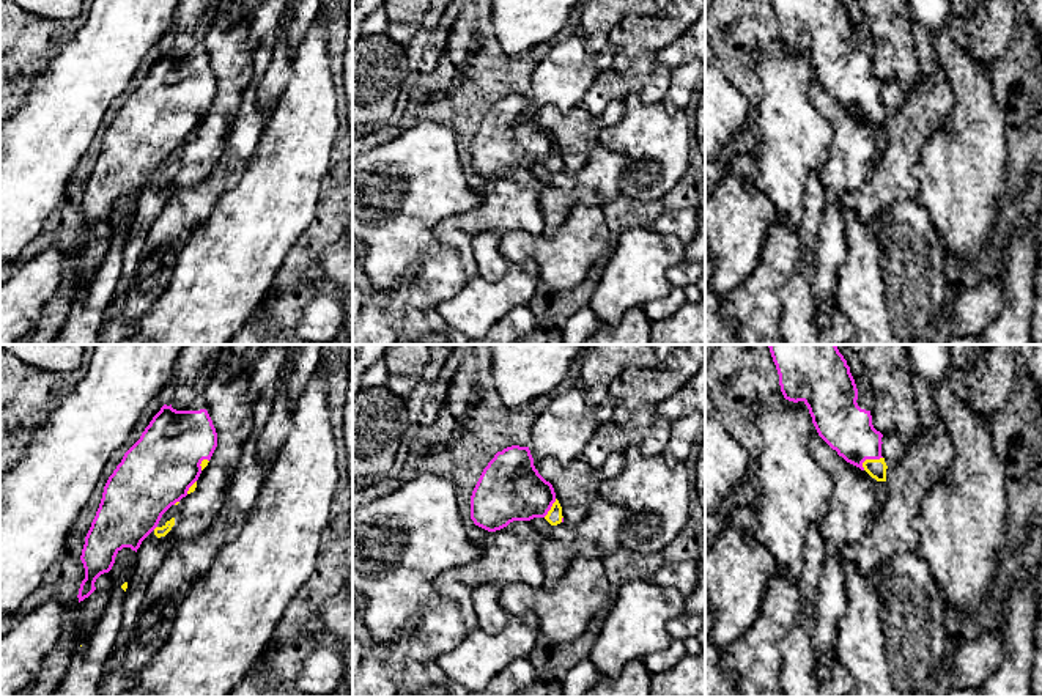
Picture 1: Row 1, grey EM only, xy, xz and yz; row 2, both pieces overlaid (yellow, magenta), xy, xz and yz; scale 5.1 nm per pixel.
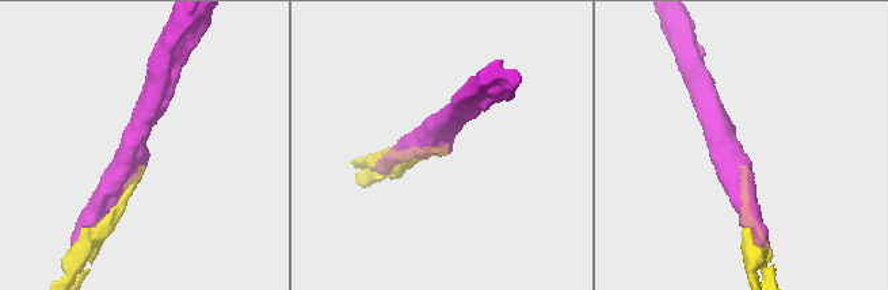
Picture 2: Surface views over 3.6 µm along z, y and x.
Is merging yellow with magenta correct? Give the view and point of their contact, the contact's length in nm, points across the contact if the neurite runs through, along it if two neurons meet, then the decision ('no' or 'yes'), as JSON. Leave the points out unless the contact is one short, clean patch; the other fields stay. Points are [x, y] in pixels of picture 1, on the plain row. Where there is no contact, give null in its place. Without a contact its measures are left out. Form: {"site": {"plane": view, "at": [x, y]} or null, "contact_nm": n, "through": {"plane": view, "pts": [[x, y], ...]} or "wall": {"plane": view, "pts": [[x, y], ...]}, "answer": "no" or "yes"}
{"site": {"plane": "yz", "at": [869, 107]}, "contact_nm": 120, "answer": "yes"}

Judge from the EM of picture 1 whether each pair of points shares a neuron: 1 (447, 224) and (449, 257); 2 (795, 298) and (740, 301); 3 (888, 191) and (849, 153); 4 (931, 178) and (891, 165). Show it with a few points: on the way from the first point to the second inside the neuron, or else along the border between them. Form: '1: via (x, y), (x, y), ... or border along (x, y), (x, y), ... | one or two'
1: border along (472, 235), (463, 230), (447, 230), (438, 236) | two
2: border along (778, 291), (781, 328) | two
3: border along (885, 139), (882, 154), (872, 172), (846, 200) | two
4: border along (929, 139), (912, 172), (916, 197) | two

